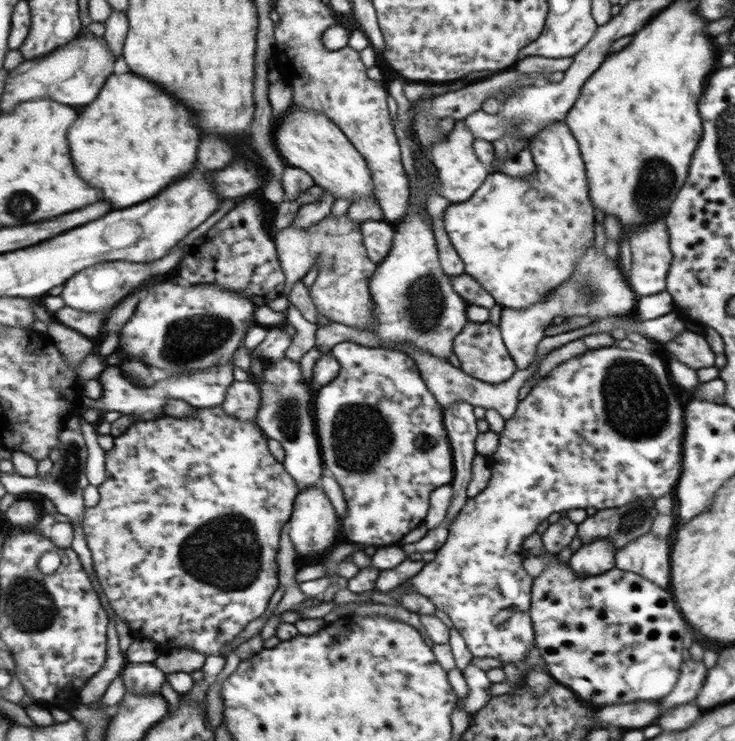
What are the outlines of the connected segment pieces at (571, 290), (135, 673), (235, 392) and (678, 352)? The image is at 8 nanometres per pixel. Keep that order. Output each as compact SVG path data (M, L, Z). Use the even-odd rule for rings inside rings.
M592 244L584 252L572 278L554 290L542 302L522 310L503 307L498 326L502 331L503 342L511 352L519 369L528 368L532 364L532 360L536 360L537 345L545 338L546 328L551 326L551 322L556 316L583 317L590 315L590 317L598 319L626 317L626 312L630 312L634 308L636 300L634 300L634 294L632 294L630 286L626 284L624 276L620 274L616 264L610 264L604 254L596 252L594 245Z
M127 662L122 677L128 692L134 694L160 694L169 679L166 672L150 662Z
M253 378L234 382L223 404L228 414L250 422L257 422L258 412L262 410L262 406L264 406L264 395L260 391L260 385Z
M684 330L675 340L662 344L658 351L666 356L676 357L682 363L698 370L715 367L715 352L706 342L704 335Z

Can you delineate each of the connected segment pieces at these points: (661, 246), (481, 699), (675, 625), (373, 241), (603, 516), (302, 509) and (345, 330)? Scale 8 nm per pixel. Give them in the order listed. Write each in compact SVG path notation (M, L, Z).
M656 218L642 226L636 226L629 233L629 246L631 248L632 268L628 278L636 289L636 294L647 297L667 290L667 277L670 276L672 251L667 230L667 219Z
M474 663L467 665L463 675L470 691L466 698L462 699L462 710L474 715L482 710L493 697L490 695L490 687L493 686L493 683L487 678L487 671L480 669Z
M545 550L541 551L539 556L548 557L546 570L535 580L534 600L531 601L531 618L534 620L535 628L535 644L540 649L546 668L551 677L558 683L568 687L572 691L576 691L584 702L590 704L598 704L598 706L610 706L620 704L630 704L630 702L640 701L656 701L667 697L672 692L679 680L678 672L680 666L684 665L684 630L686 630L686 622L684 622L683 614L678 610L677 604L674 602L674 595L669 588L660 588L654 582L650 582L647 578L632 573L631 571L610 570L601 576L580 578L574 574L569 564L560 562L556 555L550 554Z
M367 220L362 223L362 236L364 236L364 246L367 255L372 262L379 263L386 258L390 247L392 247L392 239L394 239L394 224L388 220L373 221Z
M636 499L616 509L596 511L577 525L581 546L598 538L608 538L616 555L636 538L649 532L654 518L659 514L651 499Z
M319 484L299 494L289 523L289 535L298 560L306 558L306 554L328 550L336 542L338 516L334 514L327 492Z
M330 322L316 330L315 346L321 350L322 354L330 353L332 348L339 343L354 342L366 347L384 346L379 342L378 336L372 332L360 330L340 322Z

